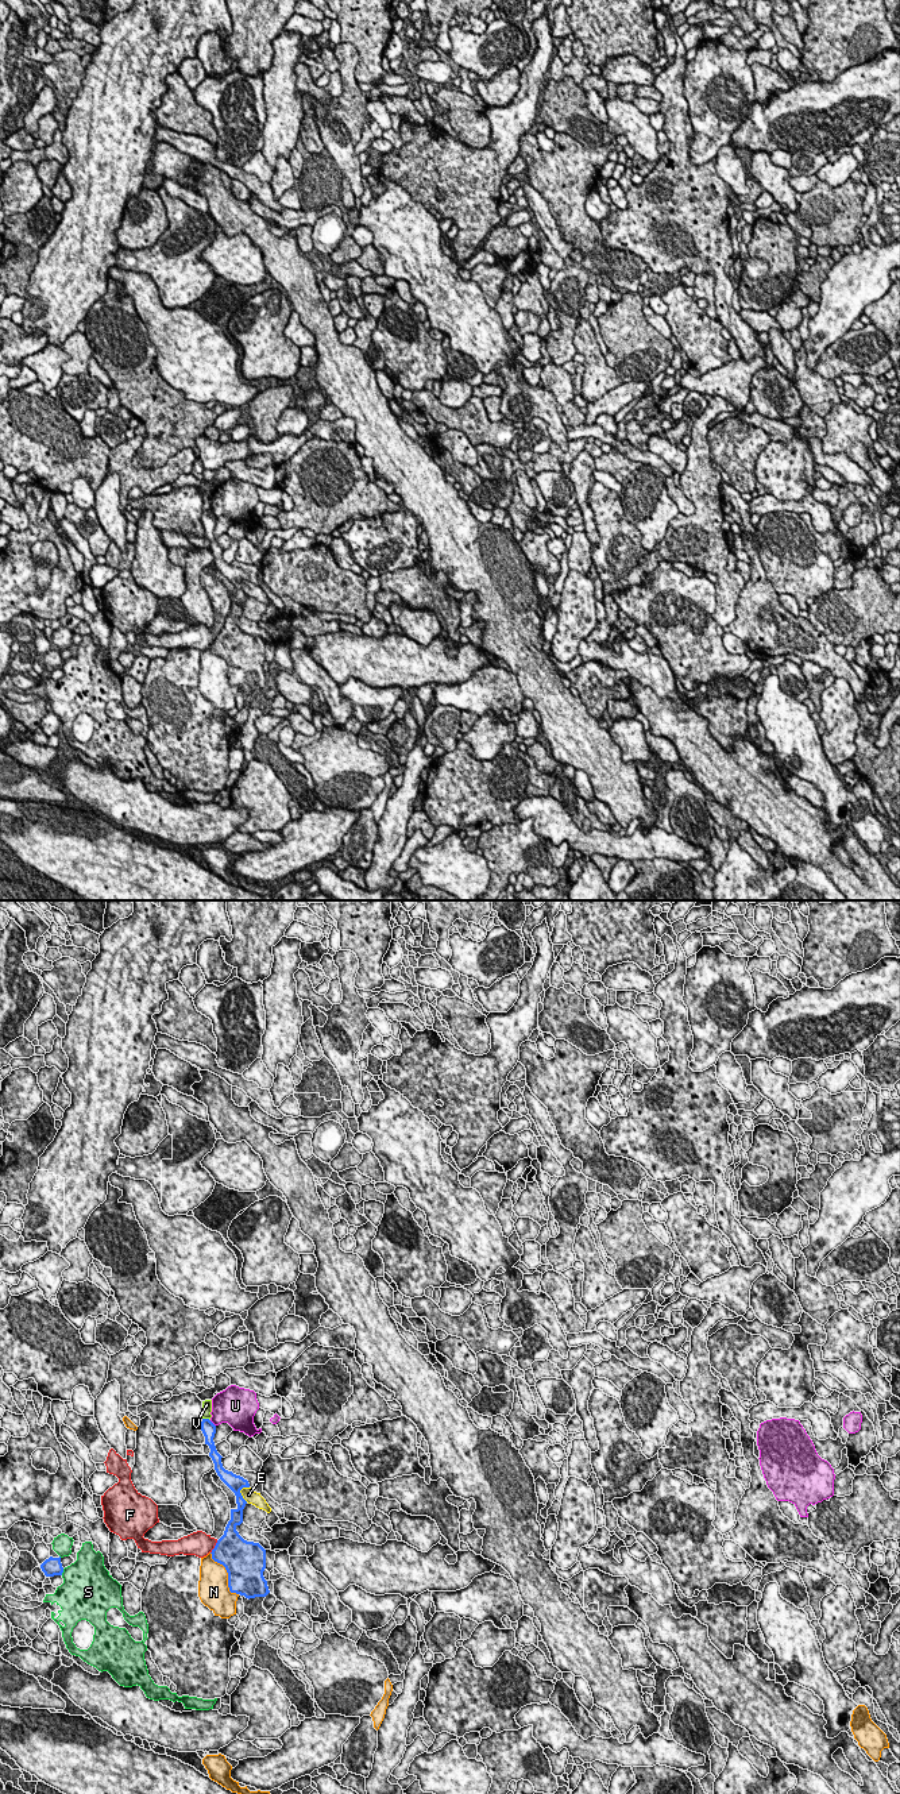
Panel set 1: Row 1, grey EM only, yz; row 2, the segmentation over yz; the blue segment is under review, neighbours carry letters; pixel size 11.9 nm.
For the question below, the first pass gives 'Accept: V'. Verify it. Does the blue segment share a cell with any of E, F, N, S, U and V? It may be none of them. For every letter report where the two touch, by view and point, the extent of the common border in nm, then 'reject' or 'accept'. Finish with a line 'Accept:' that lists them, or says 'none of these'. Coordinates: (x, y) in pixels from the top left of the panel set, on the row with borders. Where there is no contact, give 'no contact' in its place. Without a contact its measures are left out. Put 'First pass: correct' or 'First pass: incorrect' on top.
First pass: incorrect
E: yz (240, 1494) | 200 nm | reject
F: yz (215, 1547) | 180 nm | reject
N: yz (228, 1574) | 600 nm | reject
S: yz (62, 1571) | 90 nm | reject
U: yz (212, 1423) | 110 nm | reject
V: yz (207, 1419) | 100 nm | reject
Accept: none of these

